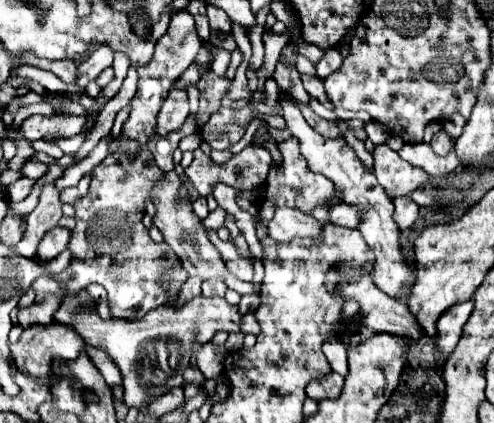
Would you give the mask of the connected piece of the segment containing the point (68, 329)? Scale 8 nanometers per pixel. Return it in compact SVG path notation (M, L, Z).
M52 320L50 324L42 326L42 324L32 324L30 328L26 328L20 336L20 340L16 344L10 344L10 352L14 358L14 364L30 376L48 376L50 374L50 364L54 358L62 358L62 360L74 360L82 348L86 348L84 338L68 324L60 324L56 320Z

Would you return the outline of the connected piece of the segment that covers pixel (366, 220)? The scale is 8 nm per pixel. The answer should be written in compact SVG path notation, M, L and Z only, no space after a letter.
M284 94L280 96L280 106L282 106L282 118L286 122L286 128L290 130L290 134L300 142L300 154L306 158L308 168L312 172L320 172L324 174L328 180L334 182L336 188L336 198L340 198L342 204L350 204L358 210L360 214L360 224L358 230L362 232L364 240L368 242L368 246L374 250L376 260L374 260L374 270L372 270L372 278L374 284L390 294L392 298L404 298L404 294L410 288L410 282L414 278L414 268L408 266L402 258L402 246L398 242L400 238L400 230L392 218L394 214L394 204L388 198L388 194L384 192L384 188L378 184L376 176L368 170L362 168L360 160L356 158L354 150L346 144L344 138L332 140L332 138L324 138L320 136L314 128L308 126L308 122L302 118L302 112L298 106L294 106Z

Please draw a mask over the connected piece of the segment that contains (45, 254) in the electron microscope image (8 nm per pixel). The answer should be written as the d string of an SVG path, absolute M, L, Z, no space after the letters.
M60 226L52 228L52 230L46 232L46 236L40 240L36 258L38 258L40 262L50 262L50 260L54 260L56 256L60 256L60 254L66 250L68 240L70 240L70 230L60 228Z

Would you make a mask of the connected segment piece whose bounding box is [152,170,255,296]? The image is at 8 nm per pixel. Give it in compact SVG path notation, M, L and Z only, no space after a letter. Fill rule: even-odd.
M172 170L166 172L152 188L152 202L156 206L156 216L154 216L154 224L158 226L158 230L164 236L164 242L170 244L170 248L176 252L176 256L182 262L182 268L190 274L190 276L202 276L202 278L210 278L210 276L224 276L228 288L236 290L240 295L255 293L252 284L248 282L240 282L236 280L224 266L216 246L208 240L208 234L200 222L200 218L194 214L192 210L192 200L188 194L186 184L182 182L182 178Z

